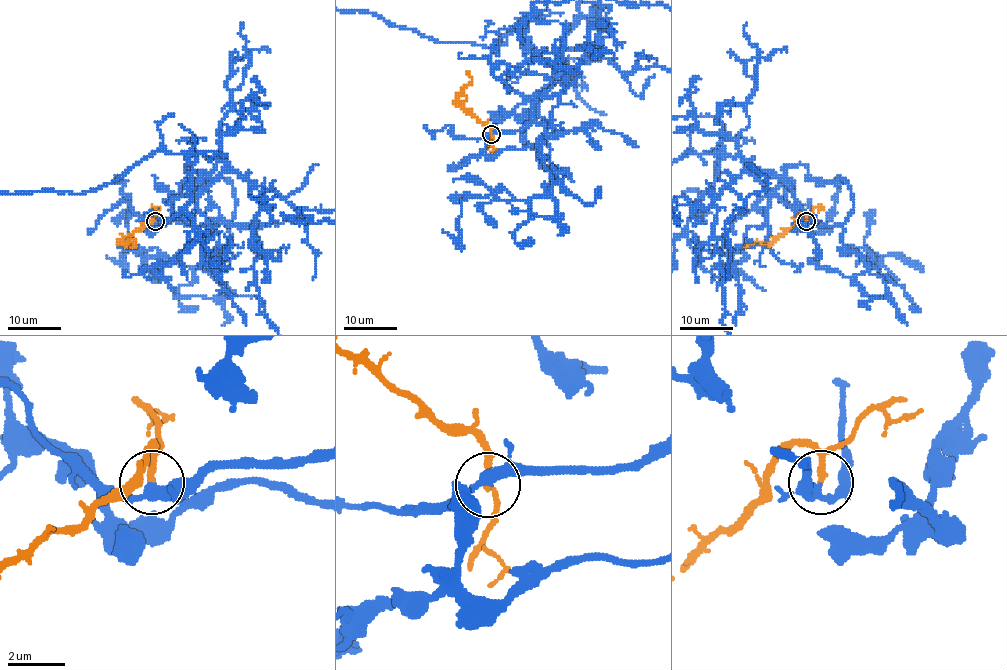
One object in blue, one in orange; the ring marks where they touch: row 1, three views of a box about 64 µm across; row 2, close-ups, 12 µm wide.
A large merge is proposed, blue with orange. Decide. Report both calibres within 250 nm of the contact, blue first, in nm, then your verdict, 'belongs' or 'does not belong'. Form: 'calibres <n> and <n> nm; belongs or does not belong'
calibres 280 and 170 nm; belongs

